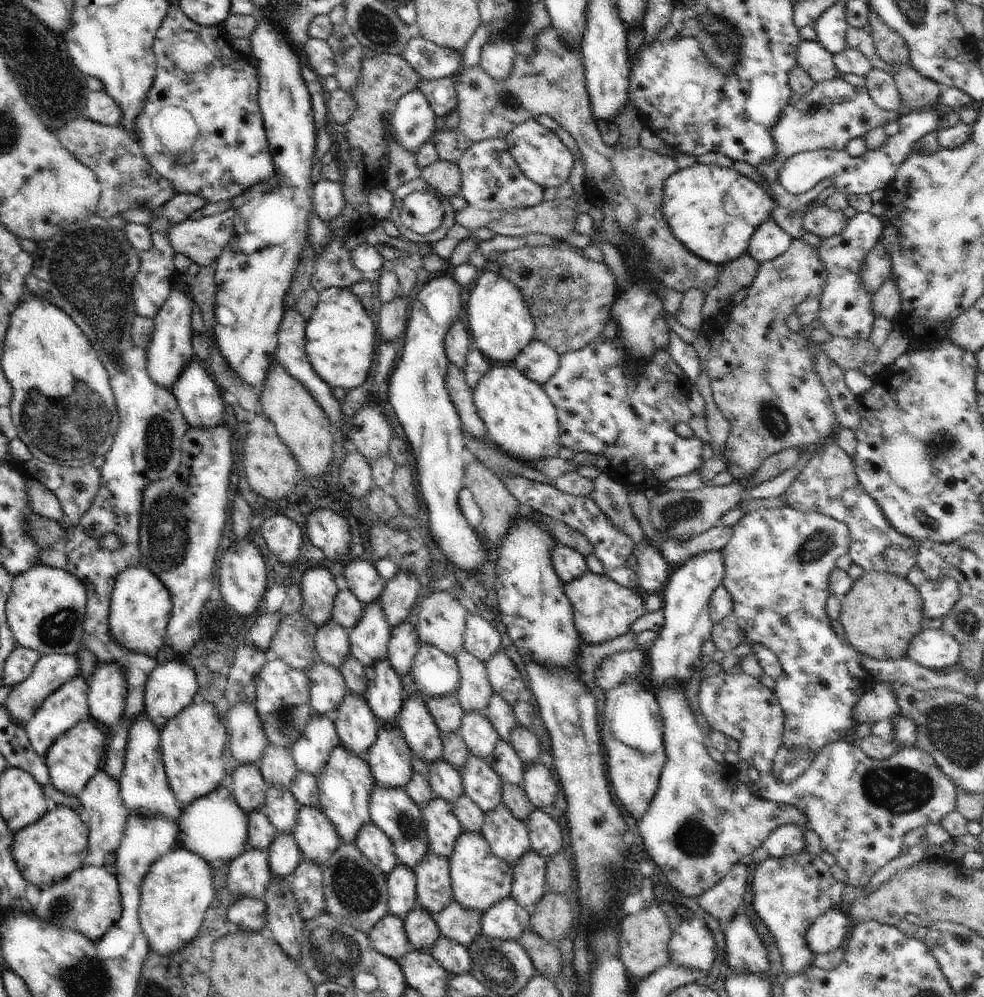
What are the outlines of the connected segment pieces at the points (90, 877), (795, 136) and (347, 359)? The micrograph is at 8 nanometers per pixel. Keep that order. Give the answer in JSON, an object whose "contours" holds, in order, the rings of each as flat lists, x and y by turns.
{"contours":[[[93,865,75,870,54,886,41,888,39,900,34,908,36,916,68,928,68,932,80,932,82,937,93,943,104,938,106,931,118,922,123,911,116,875,110,874,104,867]],[[836,75,836,78,815,84,814,88,804,96,793,94,790,102,784,107,783,113,776,126,772,128,772,138,776,142,777,153,772,162,758,166,757,172,764,182,768,182,774,194,774,200,779,206,786,206,790,210,804,214,812,205,817,204,818,194,834,184,833,180,824,179,814,185,804,194,790,194,780,182,778,177,782,166,796,153,816,151,820,149,842,150,852,139,865,136,872,128,886,126,900,117,898,111,882,110,872,100,870,93,861,87,855,87]],[[330,287,320,293,318,304,305,326,305,349,312,370,334,389,341,386,346,391,361,386,368,377,372,366,374,352,375,328,362,303,350,292,350,289]]]}

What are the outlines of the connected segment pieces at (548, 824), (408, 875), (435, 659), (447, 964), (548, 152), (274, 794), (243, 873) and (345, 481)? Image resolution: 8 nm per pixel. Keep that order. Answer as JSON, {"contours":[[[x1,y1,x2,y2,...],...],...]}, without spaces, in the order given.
{"contours":[[[535,808,525,825,529,830,531,850,546,860,551,859,564,846,564,834,547,810]],[[397,864,387,877,389,892,388,915,405,919,408,913,417,906,417,876,404,864]],[[432,644,420,646,410,674,417,690,428,698,455,695,458,692,460,673,457,660]],[[440,936,436,946,432,949,432,954,442,966,451,974,466,974,470,972,472,957,467,946,454,942,446,936]],[[529,118,513,128,505,139,518,168,530,182,538,184,542,190,568,182,571,171,574,170,574,155,554,131,539,124,535,118]],[[269,786,262,810,270,818,278,834,288,834,292,833,296,826,296,816,300,806,289,788]],[[248,847,230,863,227,886,232,898,262,899,274,876,268,862,269,850]],[[351,448,339,467,339,482,354,498,366,499,374,486,371,462]]]}

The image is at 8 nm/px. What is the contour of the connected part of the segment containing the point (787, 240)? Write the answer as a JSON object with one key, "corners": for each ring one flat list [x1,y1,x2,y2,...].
{"corners":[[772,217,764,220,752,234,748,252,761,265,768,260,774,260,778,256,782,256,790,245,793,238,786,230,782,230,779,224,776,224]]}

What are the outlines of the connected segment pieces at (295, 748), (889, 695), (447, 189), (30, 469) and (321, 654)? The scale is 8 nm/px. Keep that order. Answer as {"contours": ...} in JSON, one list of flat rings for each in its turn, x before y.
{"contours":[[[312,712,308,722,306,722,306,726,304,726,304,730,302,730,302,734,300,734,300,738,291,746,292,758,294,758,294,762,299,770,308,772,308,774,314,774,317,777,322,772,324,766,326,766,332,750,338,744,340,744,340,739,335,729,333,717]],[[876,683,870,692,860,696,852,716,862,726,864,723,875,725,899,714,900,707,896,700,896,688,889,683]],[[436,160,421,170,421,178,426,180,436,194,442,194,447,199,461,192,462,176,457,162]],[[33,456,32,460,27,462,26,469,26,474,42,482,47,489,50,489,56,495,64,511,64,516,58,522,67,531,70,531,69,526,75,527,79,523,80,518,88,512,92,500,94,500,96,494,98,494,98,490,100,490,101,472,92,463,85,464,81,467,67,467,45,463]],[[332,618,324,626,317,628,314,640,318,657,328,664,334,664,338,669,344,658,351,654,346,628,338,626,338,622,334,622]]]}

